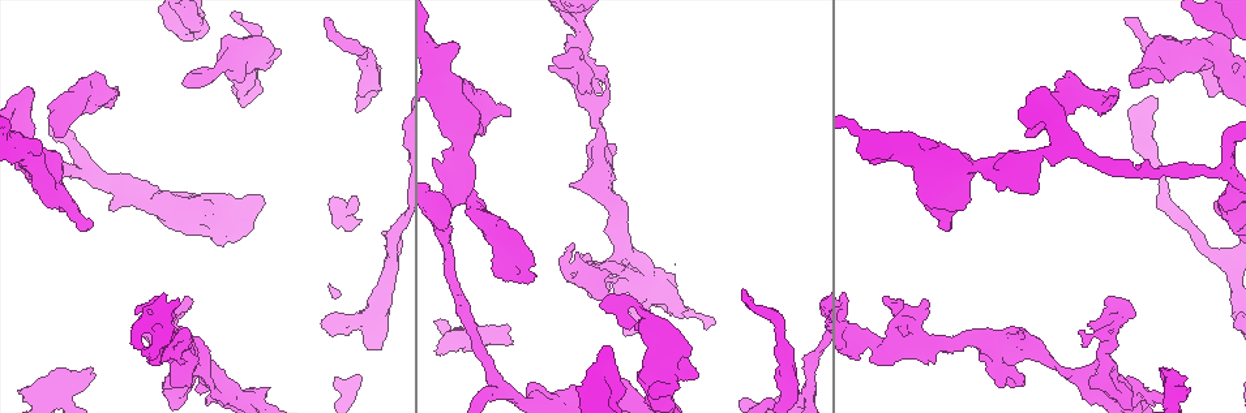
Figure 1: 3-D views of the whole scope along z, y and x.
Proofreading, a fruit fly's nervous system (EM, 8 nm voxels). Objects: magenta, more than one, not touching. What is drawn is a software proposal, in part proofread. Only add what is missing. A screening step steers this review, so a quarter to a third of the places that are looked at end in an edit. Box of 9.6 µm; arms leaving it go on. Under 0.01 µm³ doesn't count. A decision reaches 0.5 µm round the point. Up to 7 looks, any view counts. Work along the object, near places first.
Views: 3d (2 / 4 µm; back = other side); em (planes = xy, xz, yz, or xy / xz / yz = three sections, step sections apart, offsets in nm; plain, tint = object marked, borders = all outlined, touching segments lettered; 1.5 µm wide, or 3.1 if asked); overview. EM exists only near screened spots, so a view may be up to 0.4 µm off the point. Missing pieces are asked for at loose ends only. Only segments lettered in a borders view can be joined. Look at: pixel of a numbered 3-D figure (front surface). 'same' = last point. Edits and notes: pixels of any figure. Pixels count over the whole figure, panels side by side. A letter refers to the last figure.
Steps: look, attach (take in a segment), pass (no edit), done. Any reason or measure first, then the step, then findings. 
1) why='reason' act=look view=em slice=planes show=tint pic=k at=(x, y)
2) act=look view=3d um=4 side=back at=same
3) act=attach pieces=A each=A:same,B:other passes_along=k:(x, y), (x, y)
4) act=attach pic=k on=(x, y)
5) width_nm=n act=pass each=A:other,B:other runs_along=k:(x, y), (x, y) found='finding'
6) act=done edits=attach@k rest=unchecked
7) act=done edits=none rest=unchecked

why='thick end' act=look view=3d um=2 pic=1 at=(1069, 71)

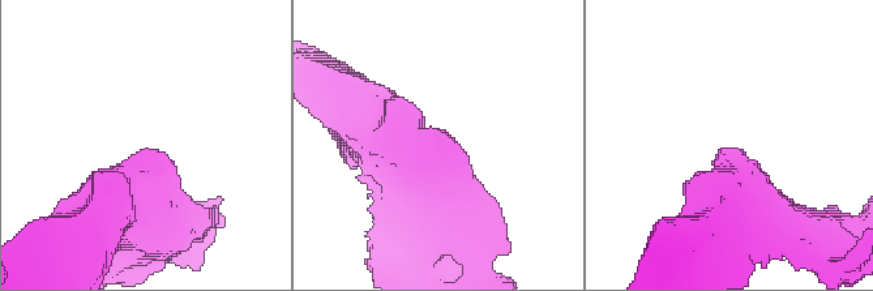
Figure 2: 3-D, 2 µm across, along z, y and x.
why='need the tissue' act=look view=em slice=planes show=plain pic=2 at=(719, 150)

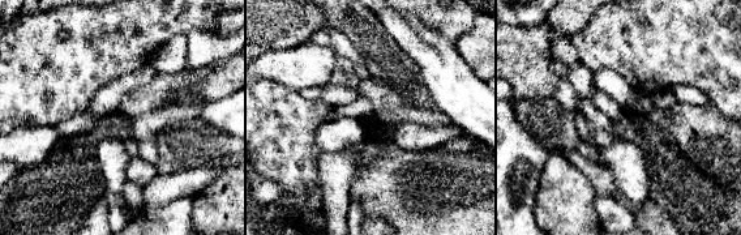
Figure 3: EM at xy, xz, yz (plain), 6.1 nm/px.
why='see the neighbours' act=look view=em slice=planes show=borders at=same

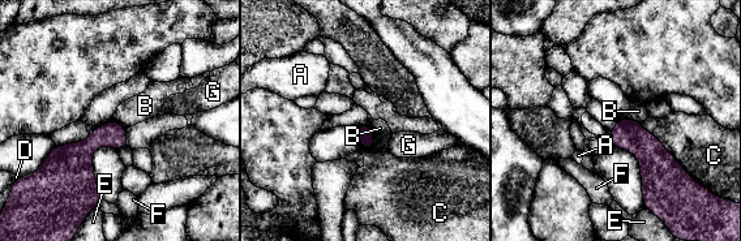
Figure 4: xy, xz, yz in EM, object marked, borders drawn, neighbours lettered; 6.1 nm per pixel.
act=pass each=A:other,B:other,C:other,D:other,E:other,F:other,G:other border=4:(365, 124), (373, 136), (371, 149) found='none of them fits'

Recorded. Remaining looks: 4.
why='branch stops here' act=look view=em um=3.1 slice=xy step=8 show=borders pic=1 at=(327, 20)

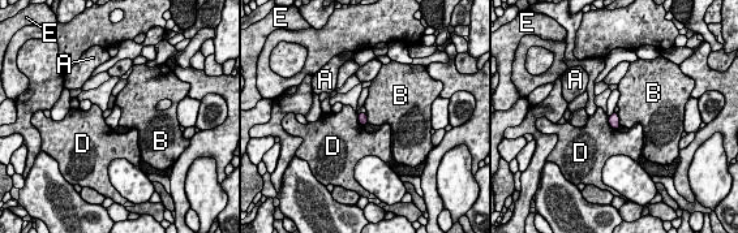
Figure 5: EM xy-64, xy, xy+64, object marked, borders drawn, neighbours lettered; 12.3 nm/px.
why='cut it another way' act=look view=em um=3.1 slice=planes show=borders at=same

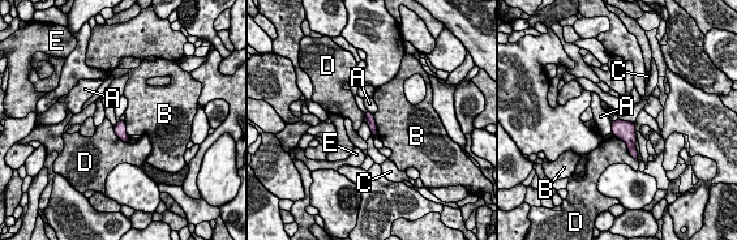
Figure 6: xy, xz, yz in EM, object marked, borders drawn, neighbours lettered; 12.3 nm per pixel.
act=pass each=A:other,B:other,C:other,D:other,E:other runs_along=6:(367, 114), (371, 118), (376, 134) found='none of them fits'

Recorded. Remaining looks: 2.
why='free end' act=look view=em slice=planes show=borders pic=1 at=(779, 375)

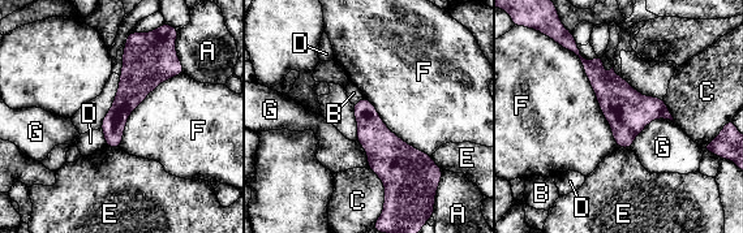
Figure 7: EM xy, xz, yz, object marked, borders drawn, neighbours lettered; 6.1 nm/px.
act=pass each=A:other,B:other,C:other,D:other,E:other,F:other,G:other border=7:(562, 47), (579, 59), (619, 147) found='no lettered segment goes on from it'

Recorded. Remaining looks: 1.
act=done edits=none rest=unchecked

